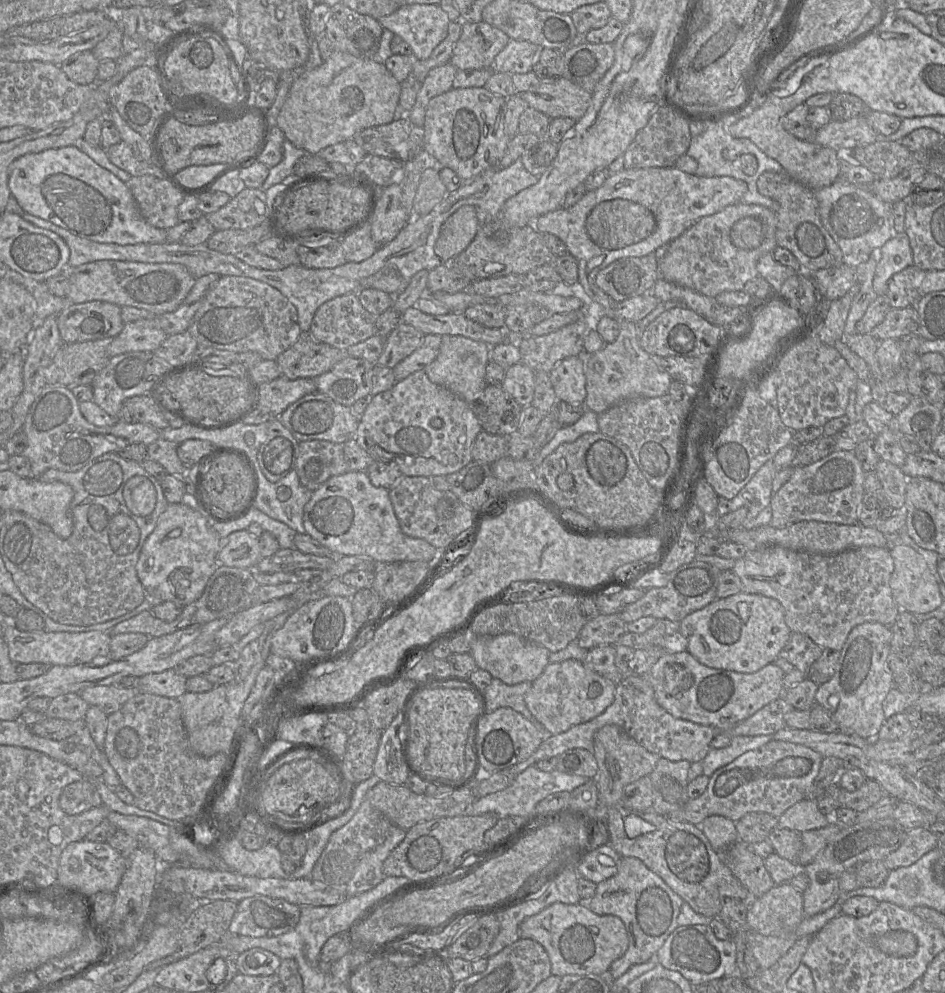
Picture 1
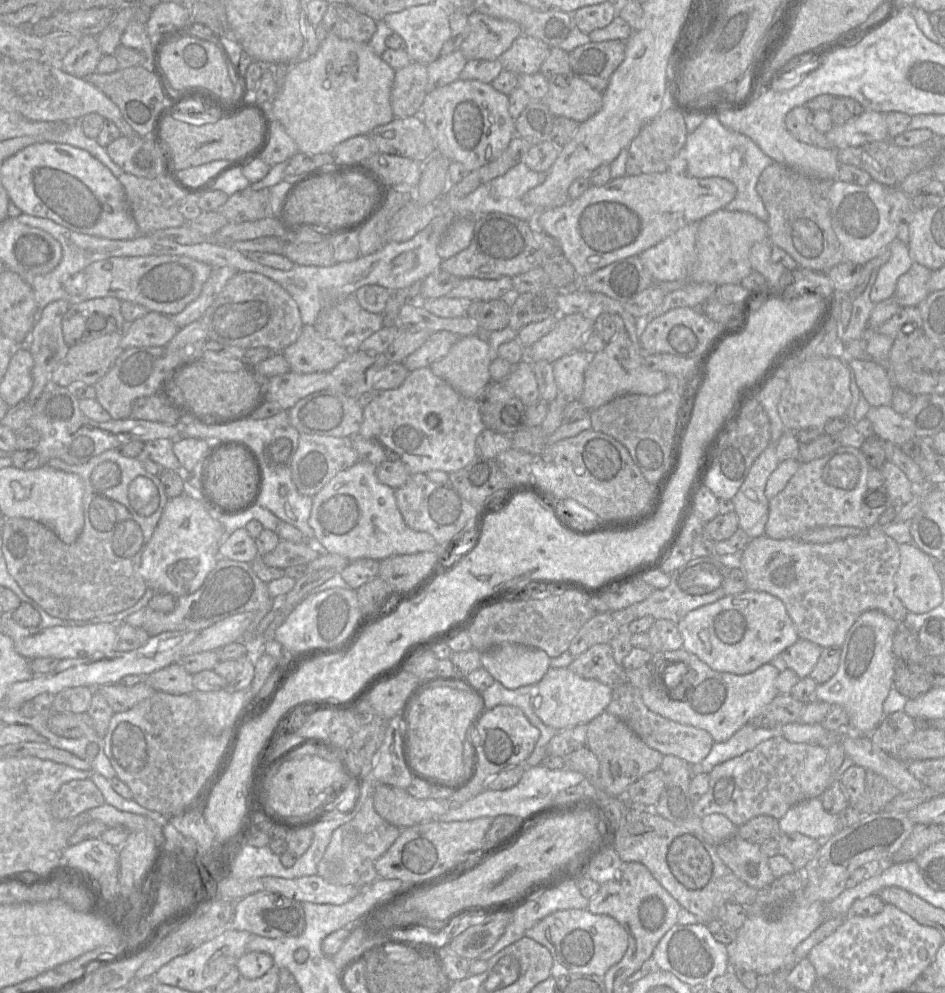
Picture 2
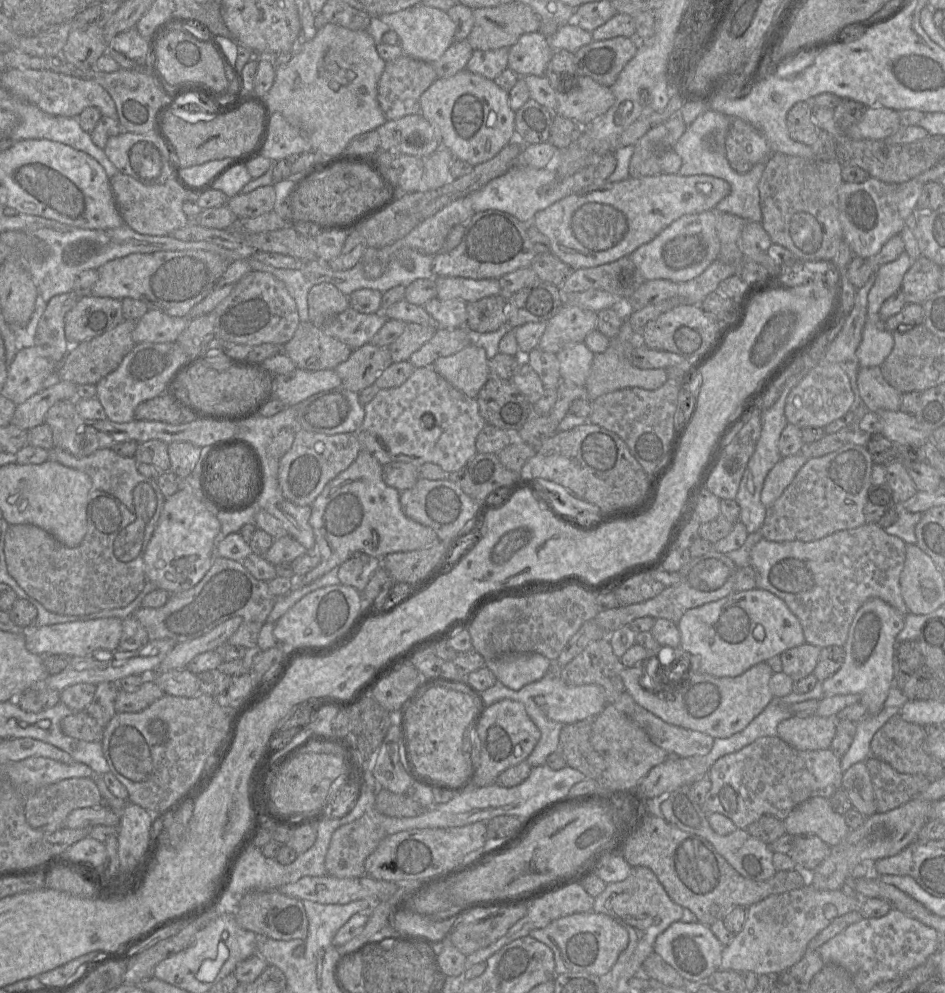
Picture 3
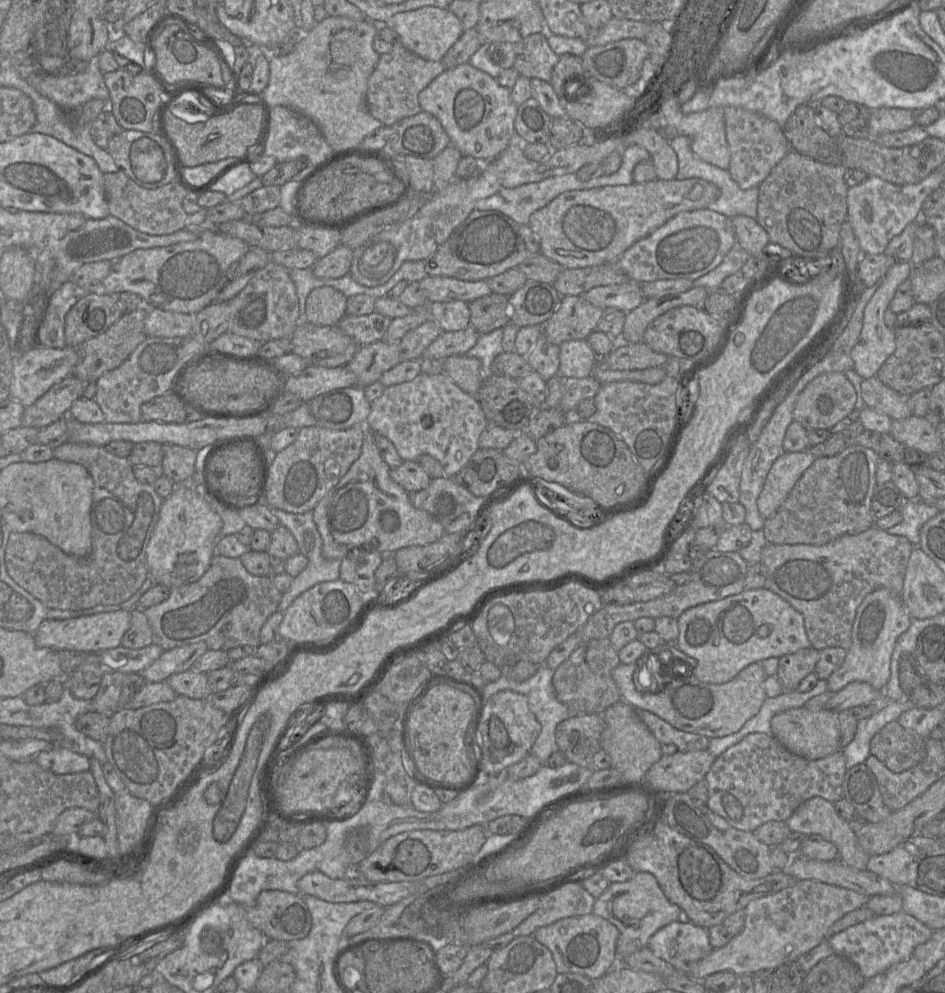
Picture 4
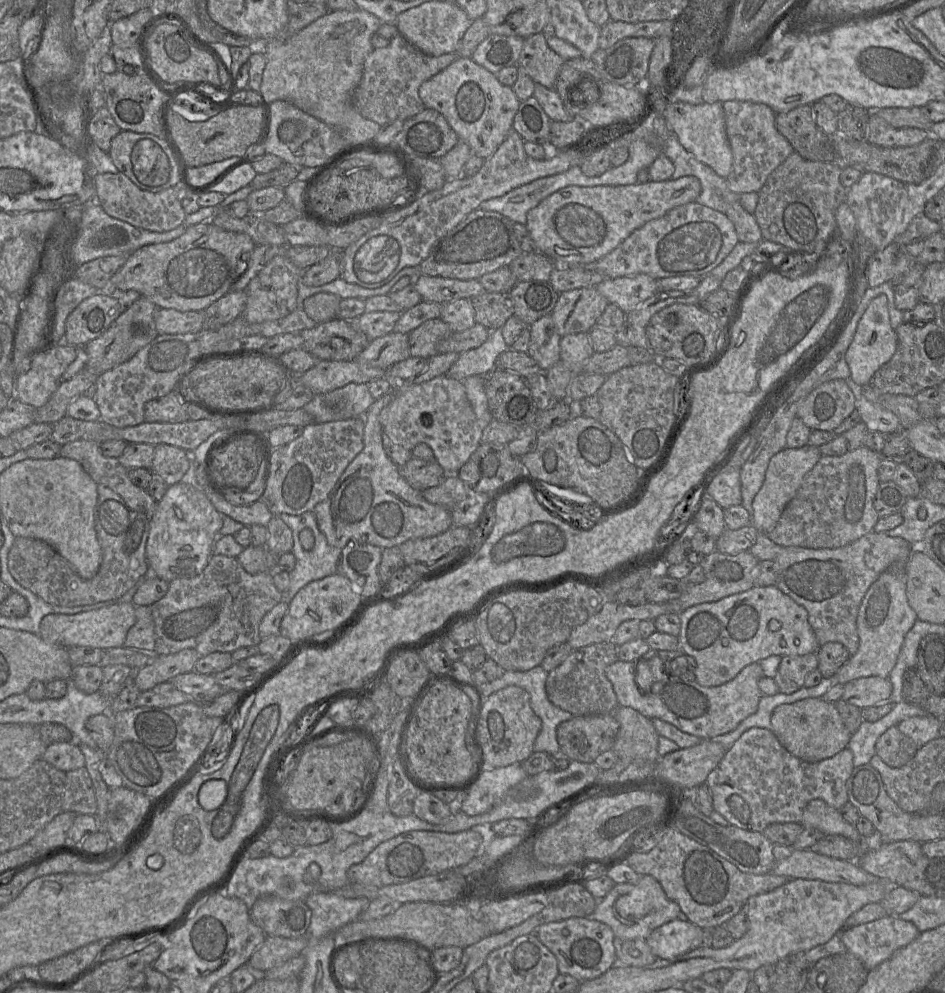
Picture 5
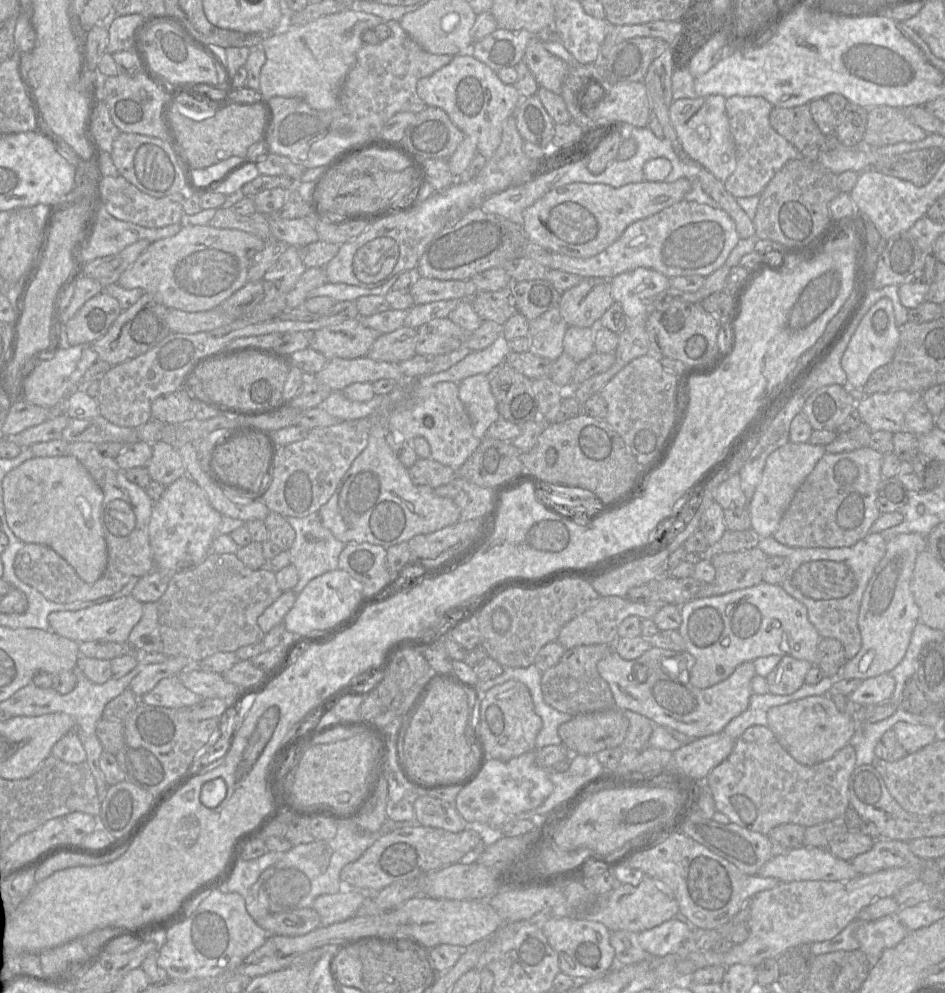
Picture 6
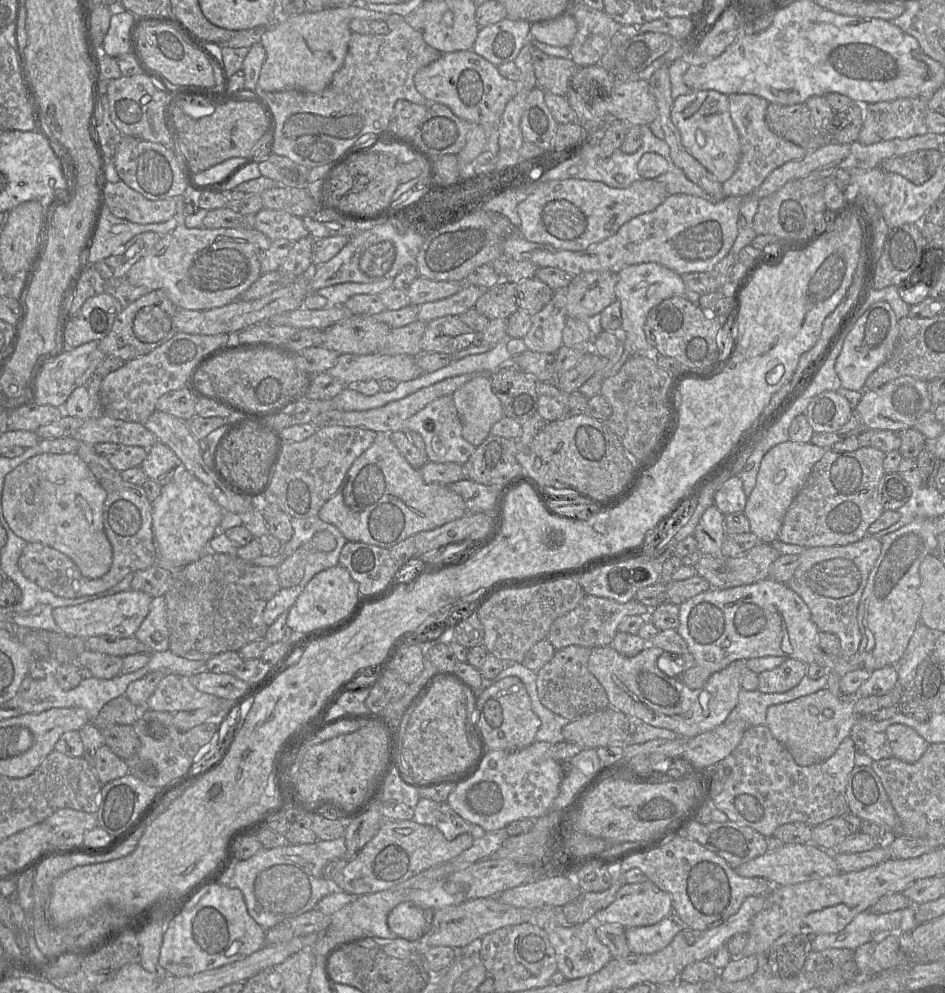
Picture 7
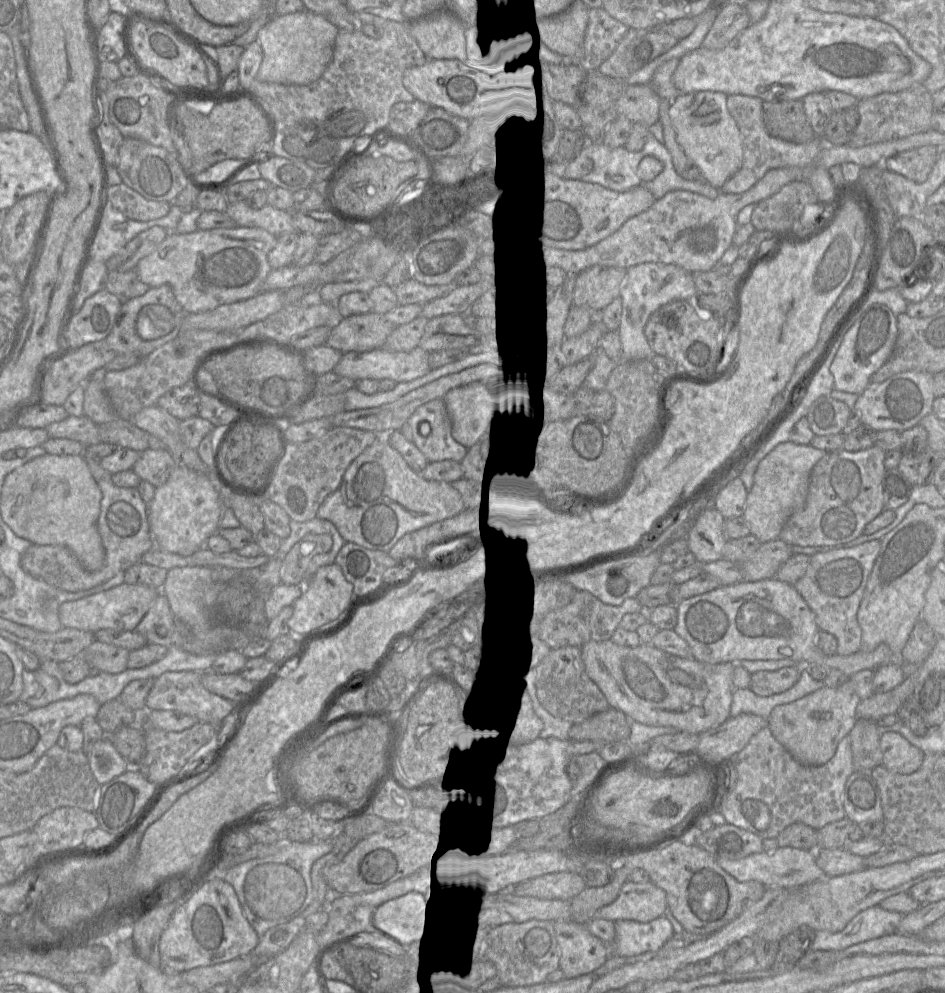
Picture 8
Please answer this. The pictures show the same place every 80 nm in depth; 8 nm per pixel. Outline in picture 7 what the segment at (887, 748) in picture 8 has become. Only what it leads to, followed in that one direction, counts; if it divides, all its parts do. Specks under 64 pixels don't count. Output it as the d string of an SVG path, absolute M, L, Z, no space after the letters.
M894 724L886 729L893 757L906 763L914 763L927 750L929 743L913 728Z

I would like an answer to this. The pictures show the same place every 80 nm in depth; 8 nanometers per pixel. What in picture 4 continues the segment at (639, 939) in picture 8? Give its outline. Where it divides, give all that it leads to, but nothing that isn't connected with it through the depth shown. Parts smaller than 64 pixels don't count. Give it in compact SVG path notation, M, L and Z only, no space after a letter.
M678 920L656 931L647 946L656 957L686 974L690 963L704 958L713 950L707 929Z

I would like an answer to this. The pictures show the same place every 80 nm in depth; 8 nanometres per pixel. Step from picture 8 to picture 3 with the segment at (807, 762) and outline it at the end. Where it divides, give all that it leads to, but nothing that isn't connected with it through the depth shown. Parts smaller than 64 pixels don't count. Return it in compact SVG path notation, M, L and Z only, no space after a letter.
M791 716L777 726L777 736L798 750L830 749L836 733L835 717Z

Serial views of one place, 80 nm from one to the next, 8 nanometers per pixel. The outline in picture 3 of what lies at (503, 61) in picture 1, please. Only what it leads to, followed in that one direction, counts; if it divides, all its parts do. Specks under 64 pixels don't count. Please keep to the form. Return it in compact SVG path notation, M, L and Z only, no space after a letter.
M541 32L523 34L509 47L508 68L519 77L543 76L552 53L548 38Z

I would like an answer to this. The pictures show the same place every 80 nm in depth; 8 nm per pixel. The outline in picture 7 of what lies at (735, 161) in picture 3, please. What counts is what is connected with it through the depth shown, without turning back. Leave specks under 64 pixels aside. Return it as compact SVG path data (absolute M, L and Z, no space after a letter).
M753 94L728 95L729 111L739 134L741 157L733 175L722 184L725 197L752 194L773 170L787 162L802 160L809 153L803 147L781 138L768 128L765 114L769 104L766 99Z

